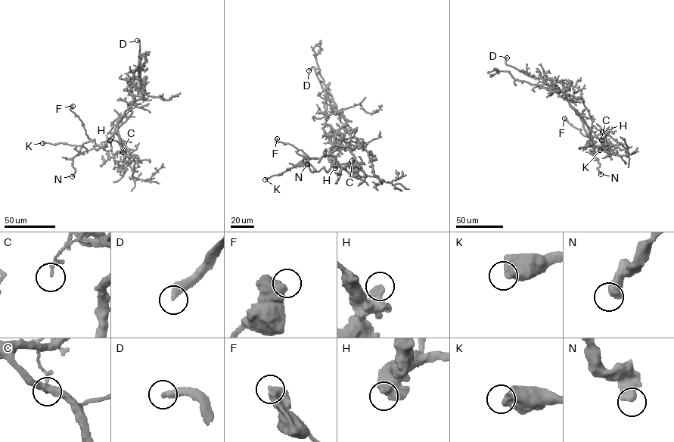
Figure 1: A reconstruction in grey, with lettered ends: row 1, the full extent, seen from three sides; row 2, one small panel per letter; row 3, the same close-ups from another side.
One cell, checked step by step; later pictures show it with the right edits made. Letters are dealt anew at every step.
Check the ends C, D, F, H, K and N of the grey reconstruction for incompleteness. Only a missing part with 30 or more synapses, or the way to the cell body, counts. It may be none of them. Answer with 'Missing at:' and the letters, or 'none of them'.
Missing at: D

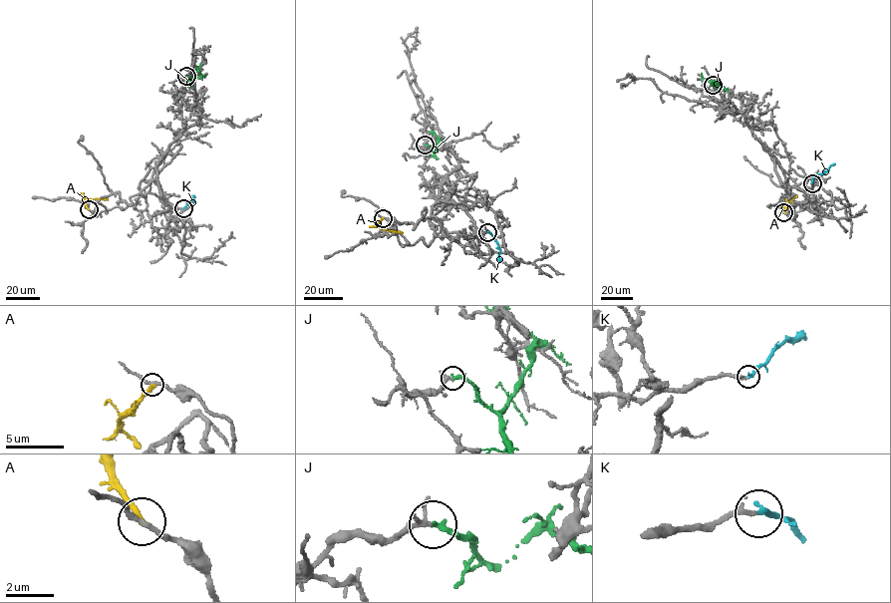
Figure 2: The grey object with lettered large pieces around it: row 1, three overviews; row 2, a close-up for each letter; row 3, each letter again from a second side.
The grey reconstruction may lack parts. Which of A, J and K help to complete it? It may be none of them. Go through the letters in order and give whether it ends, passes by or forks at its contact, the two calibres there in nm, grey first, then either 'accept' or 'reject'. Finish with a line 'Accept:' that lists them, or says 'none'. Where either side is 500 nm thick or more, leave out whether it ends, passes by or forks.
A: it ends; calibres 190 and 260 nm; reject
J: it ends; calibres 130 and 240 nm; reject
K: it ends; calibres 200 and 240 nm; accept
Accept: K

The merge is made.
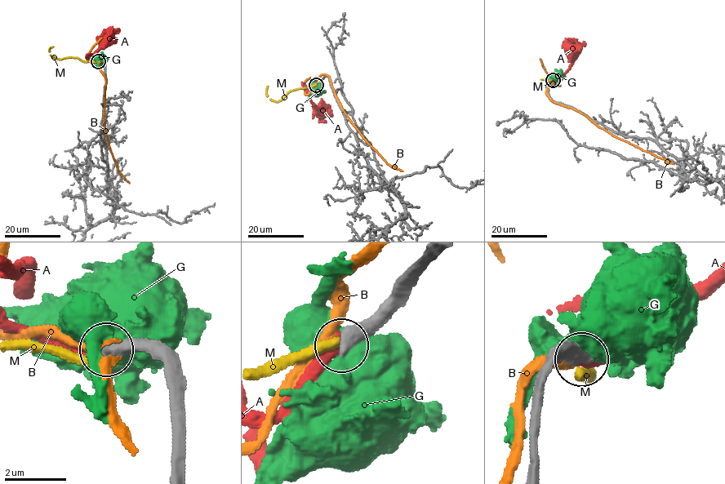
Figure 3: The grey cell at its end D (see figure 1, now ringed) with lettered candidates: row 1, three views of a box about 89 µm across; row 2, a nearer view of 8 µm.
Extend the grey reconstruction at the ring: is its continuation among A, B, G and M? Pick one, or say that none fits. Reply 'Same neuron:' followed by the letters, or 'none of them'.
Same neuron: A

